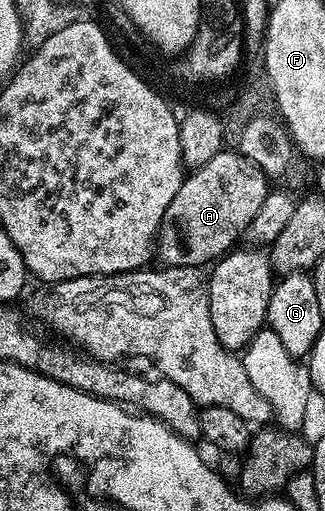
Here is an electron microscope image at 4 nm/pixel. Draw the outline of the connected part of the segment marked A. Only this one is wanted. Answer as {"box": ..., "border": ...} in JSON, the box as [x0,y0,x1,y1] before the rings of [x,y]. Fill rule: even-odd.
{"box":[154,151,270,267],"border":[[[222,151],[214,155],[210,163],[191,170],[178,195],[170,199],[154,246],[155,256],[161,257],[165,266],[204,267],[215,262],[239,242],[236,241],[239,237],[247,234],[254,215],[262,211],[262,203],[266,203],[270,191],[269,178],[259,164],[243,152],[228,152]]]}

